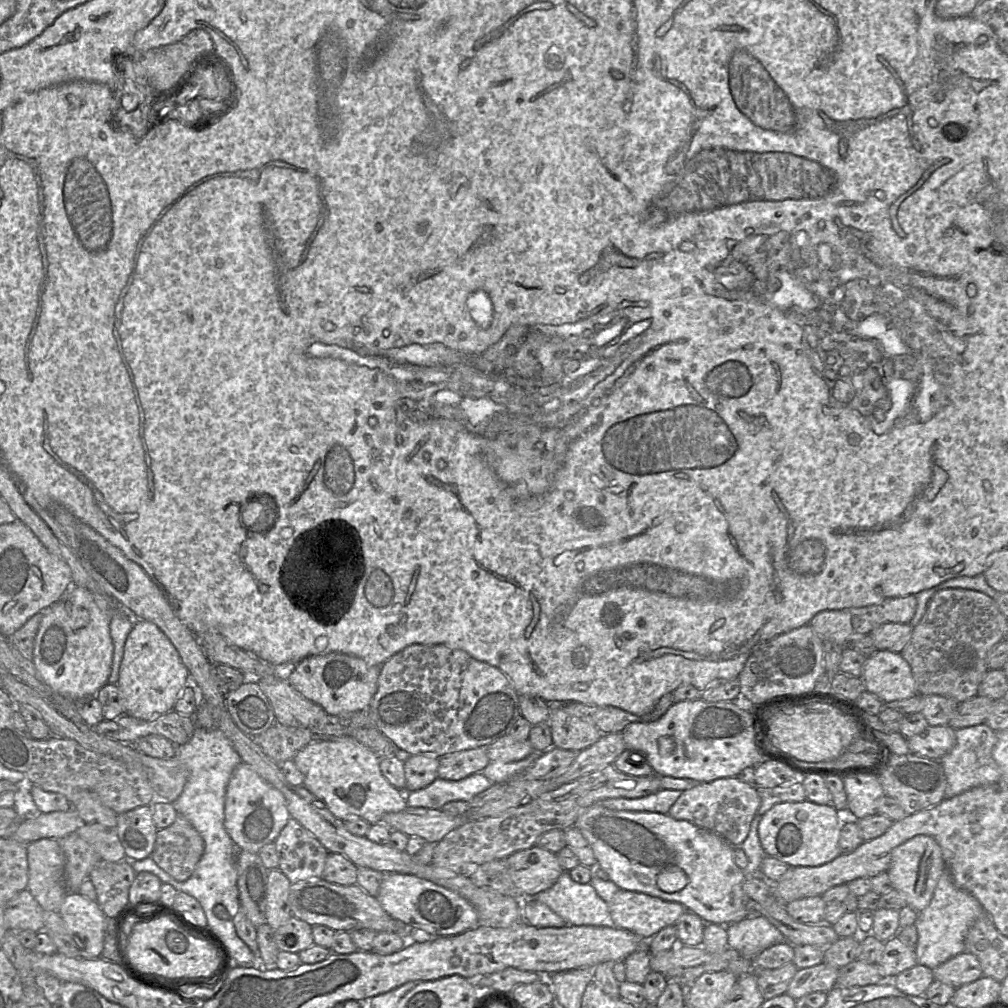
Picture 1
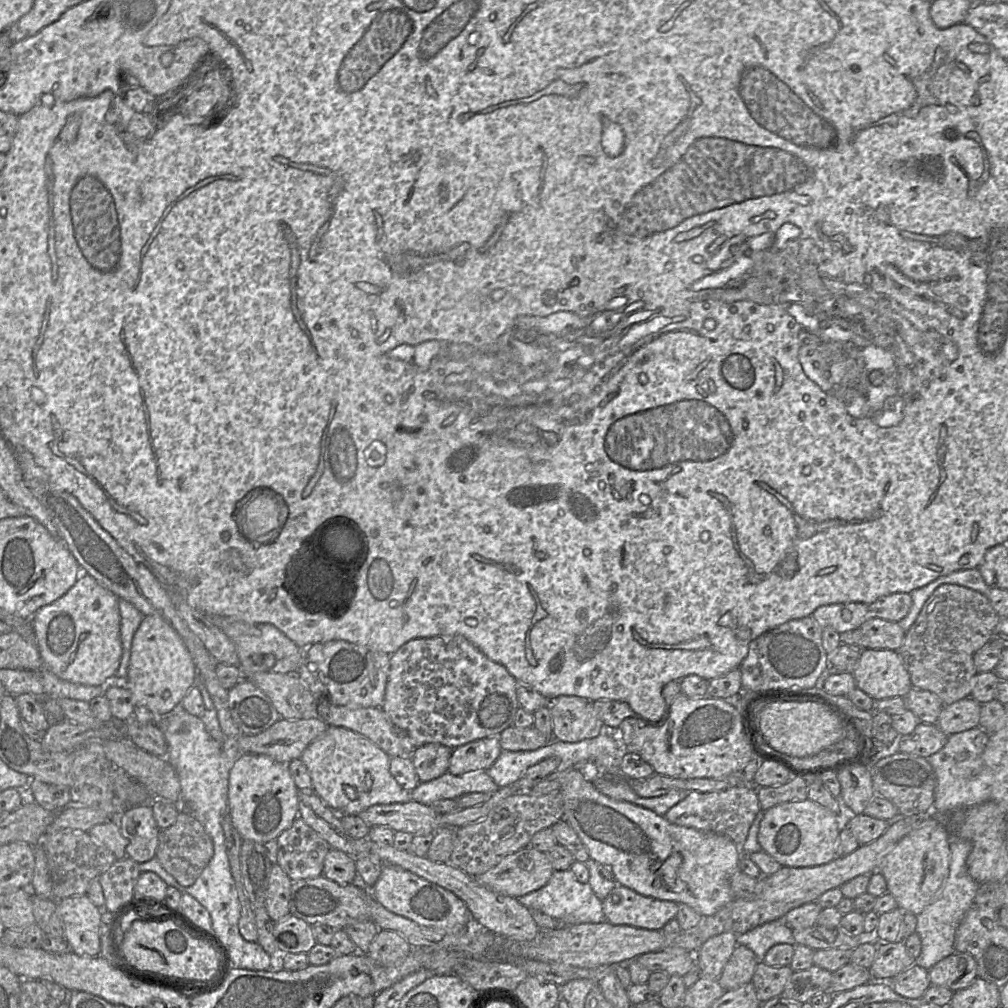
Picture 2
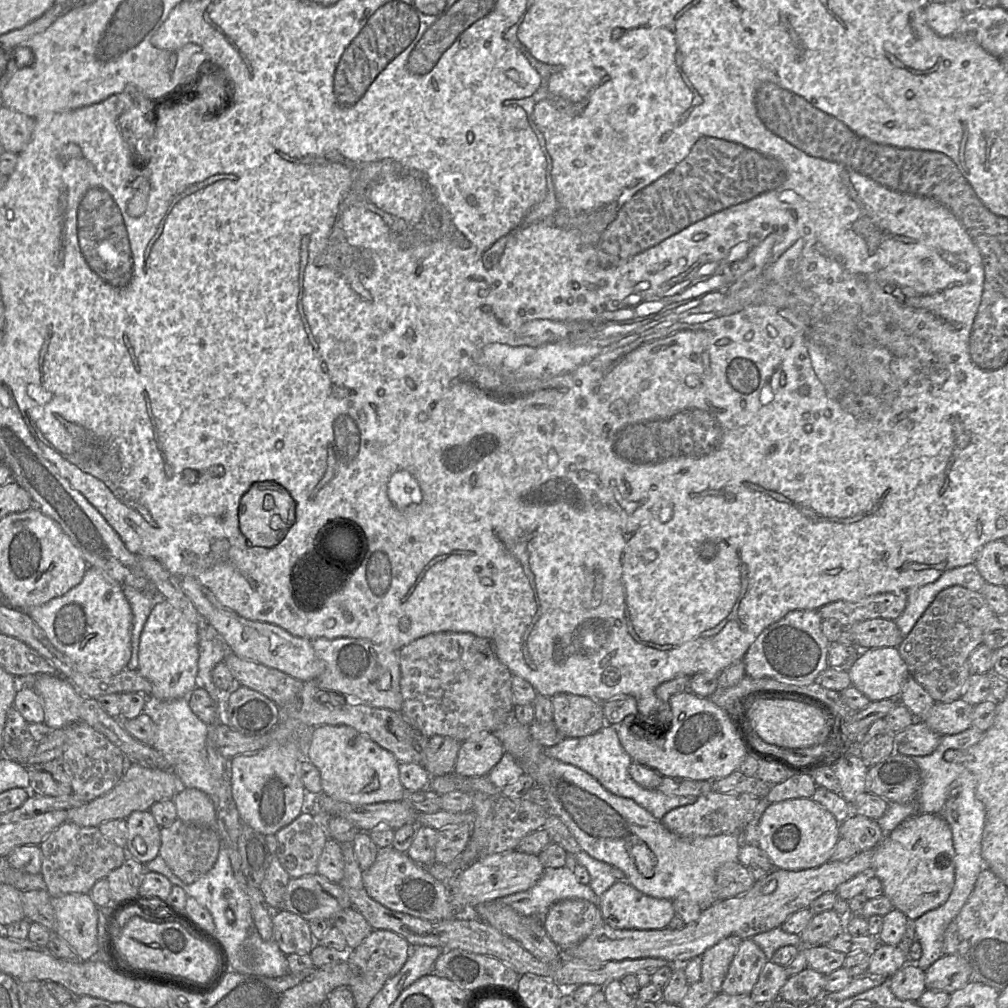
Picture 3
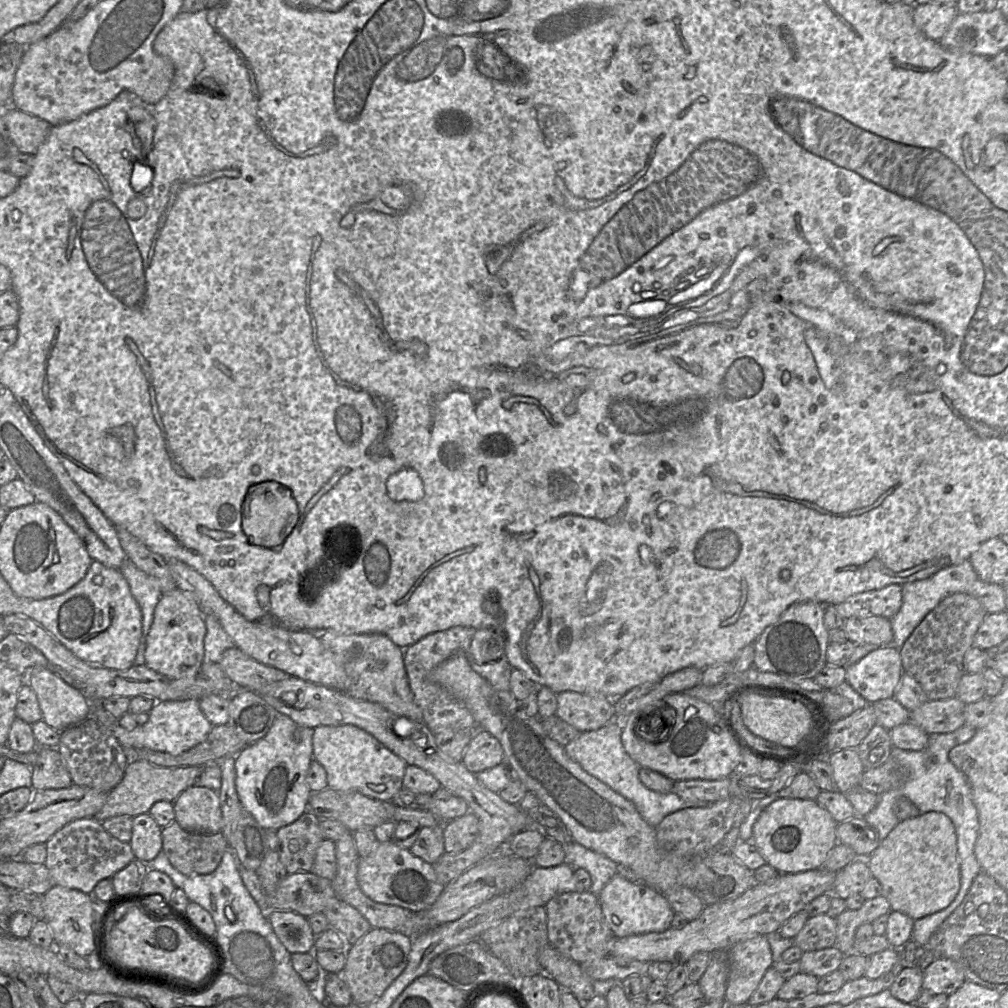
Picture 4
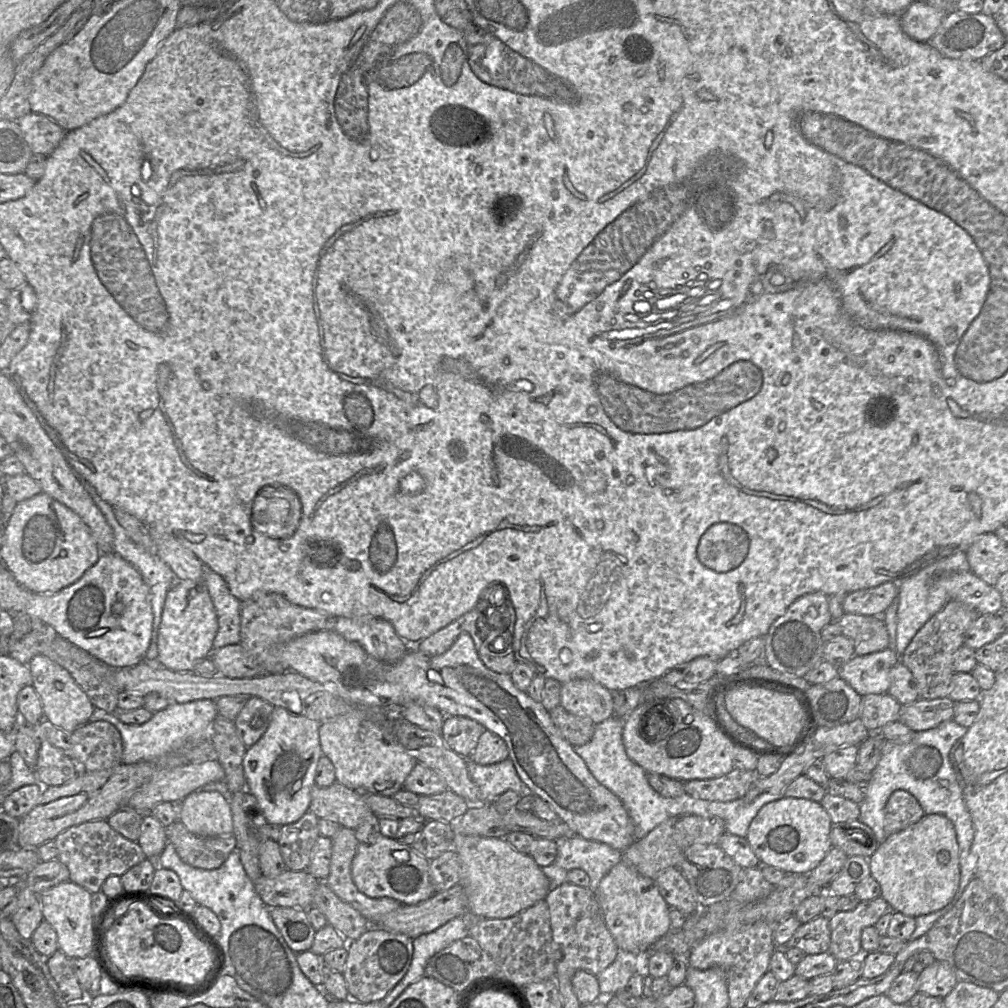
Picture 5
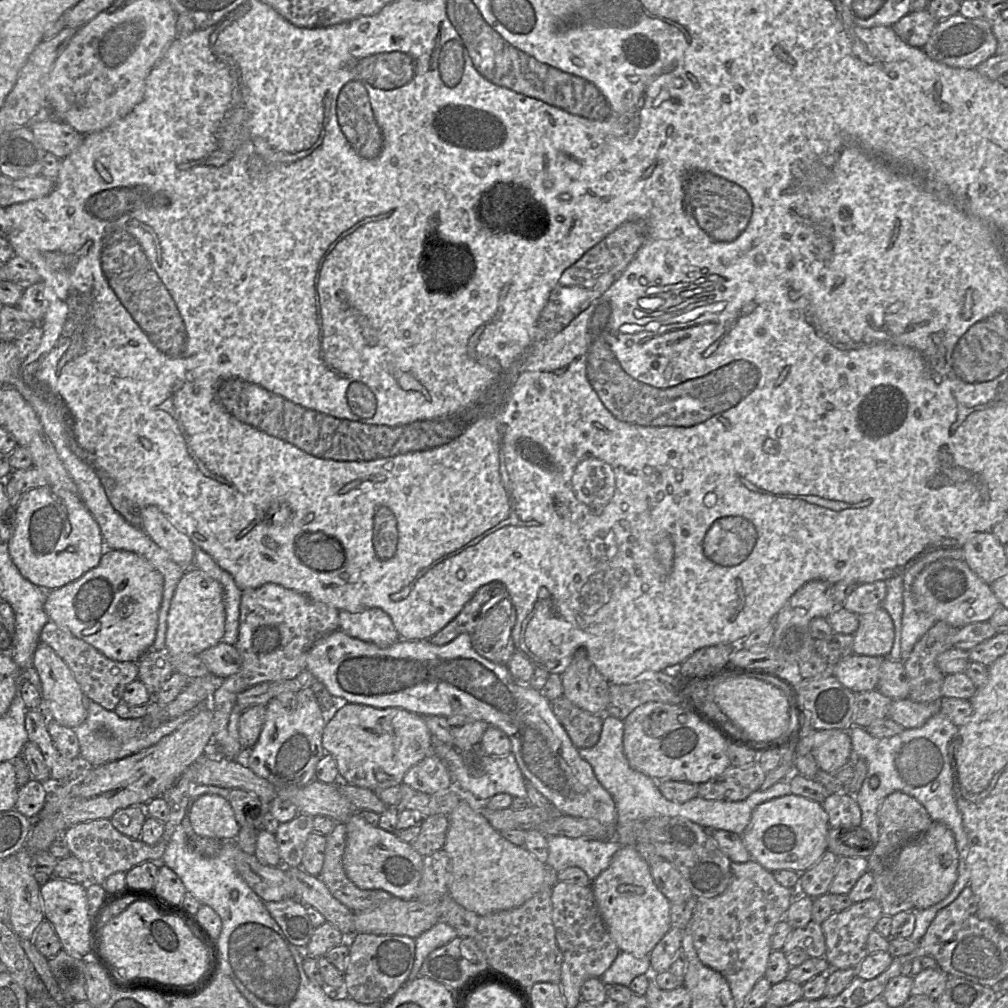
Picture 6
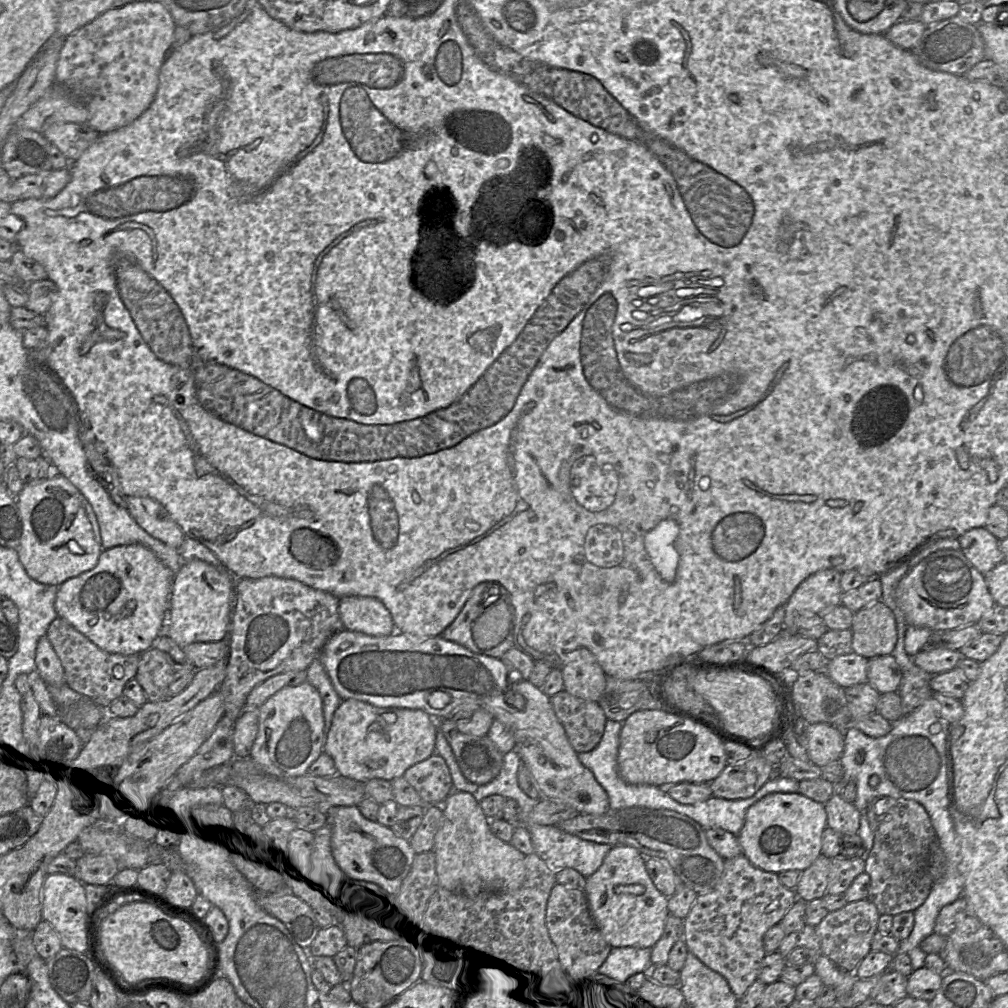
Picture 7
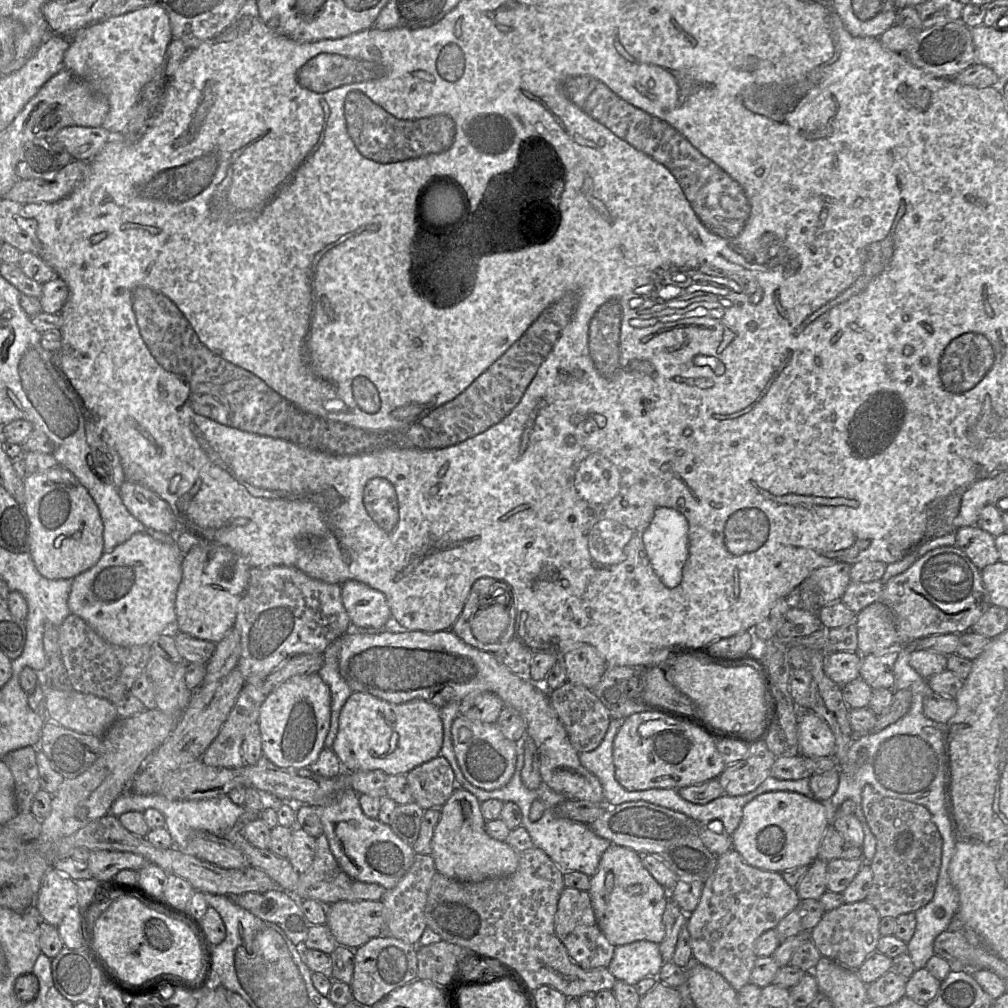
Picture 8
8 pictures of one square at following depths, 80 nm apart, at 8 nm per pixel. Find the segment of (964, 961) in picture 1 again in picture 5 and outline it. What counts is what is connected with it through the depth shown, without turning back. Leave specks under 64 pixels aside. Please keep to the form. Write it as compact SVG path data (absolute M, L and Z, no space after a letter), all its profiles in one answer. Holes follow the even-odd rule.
M936 960L918 975L918 992L943 998L952 991L957 982L950 965L945 961Z

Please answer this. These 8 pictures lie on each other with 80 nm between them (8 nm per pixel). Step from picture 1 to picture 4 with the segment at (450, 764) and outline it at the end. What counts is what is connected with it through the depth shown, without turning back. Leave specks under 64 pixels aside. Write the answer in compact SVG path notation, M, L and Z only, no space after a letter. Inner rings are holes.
M478 729L466 747L461 762L470 772L477 774L503 763L504 760L499 740L488 731Z

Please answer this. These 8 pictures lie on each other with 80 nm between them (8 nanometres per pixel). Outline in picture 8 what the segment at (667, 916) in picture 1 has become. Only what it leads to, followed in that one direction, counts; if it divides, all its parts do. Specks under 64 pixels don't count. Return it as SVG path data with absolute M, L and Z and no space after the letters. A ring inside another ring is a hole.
M611 844L601 856L588 890L597 924L614 947L639 940L660 944L665 937L663 914L669 891L661 886L630 848Z

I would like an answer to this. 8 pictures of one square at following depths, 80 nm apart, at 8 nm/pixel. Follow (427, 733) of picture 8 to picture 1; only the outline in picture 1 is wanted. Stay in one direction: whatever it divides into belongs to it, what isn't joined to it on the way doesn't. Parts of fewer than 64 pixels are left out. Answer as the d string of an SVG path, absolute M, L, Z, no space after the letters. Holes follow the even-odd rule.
M343 736L309 743L299 750L292 760L304 775L303 785L319 798L335 817L343 821L360 817L372 825L381 823L384 814L399 812L407 807L406 793L391 785L381 773L379 766L381 758L355 738Z

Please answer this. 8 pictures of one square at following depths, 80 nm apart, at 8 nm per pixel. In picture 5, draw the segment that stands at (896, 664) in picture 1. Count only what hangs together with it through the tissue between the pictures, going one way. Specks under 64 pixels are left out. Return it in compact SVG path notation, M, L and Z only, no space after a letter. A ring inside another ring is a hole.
M889 647L863 656L854 655L839 668L839 677L861 696L887 693L890 671L899 661L897 652Z

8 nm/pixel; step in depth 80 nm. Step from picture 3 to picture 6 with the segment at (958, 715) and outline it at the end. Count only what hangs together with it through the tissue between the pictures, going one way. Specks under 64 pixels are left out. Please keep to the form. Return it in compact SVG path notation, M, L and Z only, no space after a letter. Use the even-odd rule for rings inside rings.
M906 699L892 700L888 717L900 724L904 729L923 726L928 719L940 712L941 701L931 703L918 703Z

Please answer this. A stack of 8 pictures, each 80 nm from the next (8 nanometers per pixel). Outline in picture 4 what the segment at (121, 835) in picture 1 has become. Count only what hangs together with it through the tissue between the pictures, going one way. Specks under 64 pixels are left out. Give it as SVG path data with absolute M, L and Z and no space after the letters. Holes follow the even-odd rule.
M150 813L133 817L132 838L129 843L135 858L150 863L162 850L162 827Z

